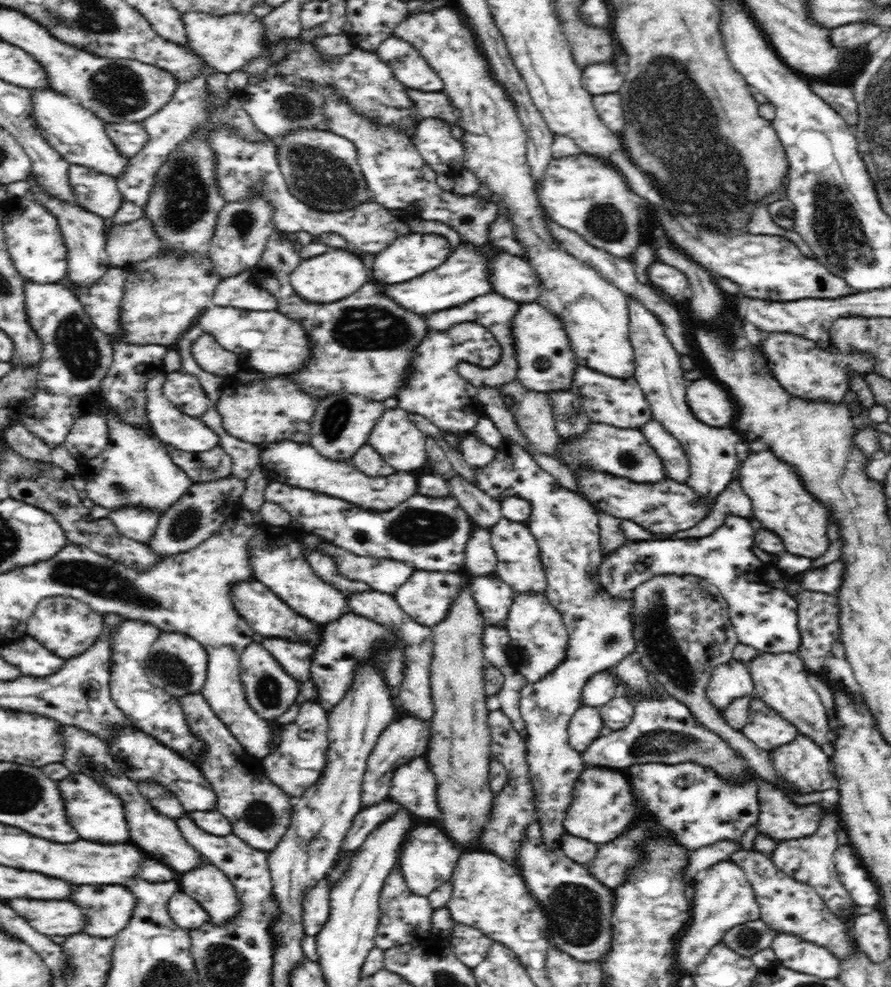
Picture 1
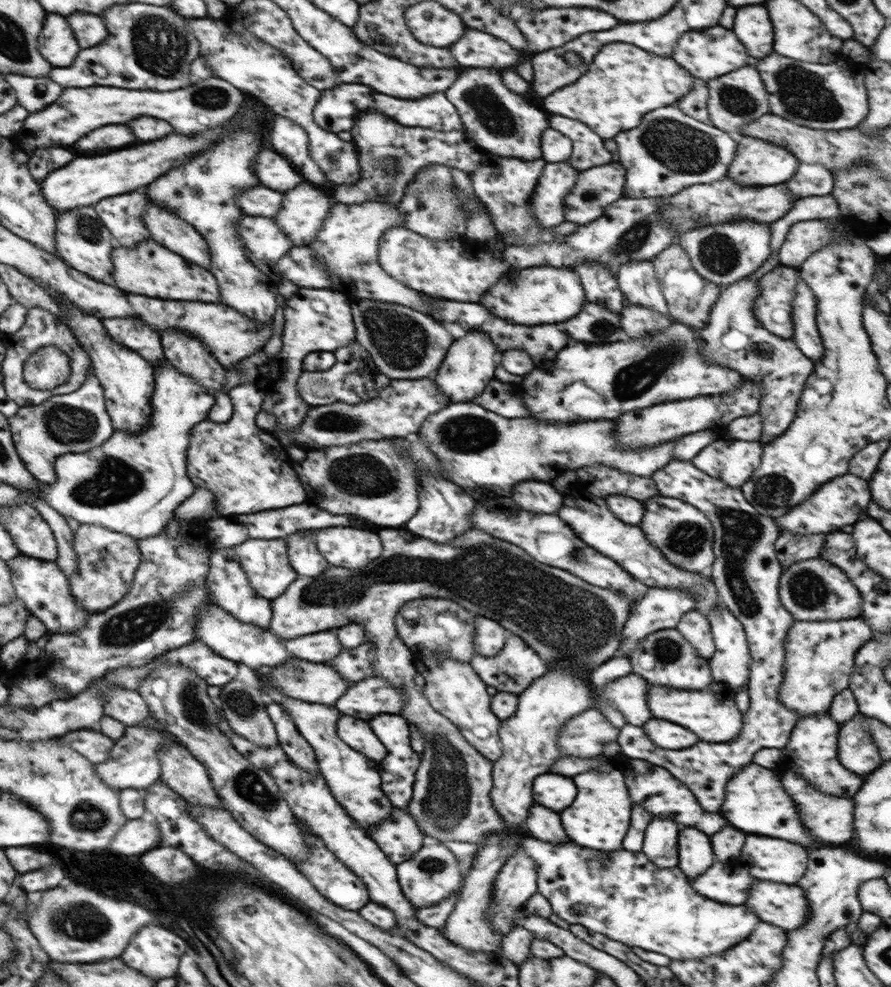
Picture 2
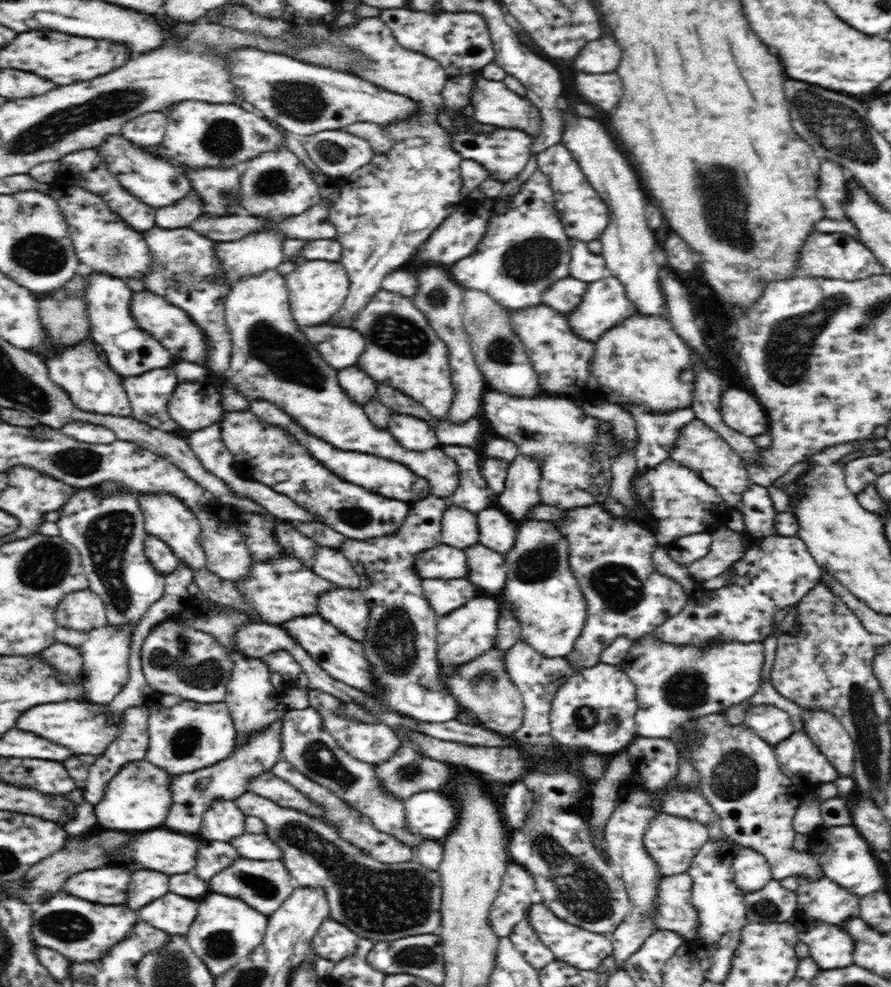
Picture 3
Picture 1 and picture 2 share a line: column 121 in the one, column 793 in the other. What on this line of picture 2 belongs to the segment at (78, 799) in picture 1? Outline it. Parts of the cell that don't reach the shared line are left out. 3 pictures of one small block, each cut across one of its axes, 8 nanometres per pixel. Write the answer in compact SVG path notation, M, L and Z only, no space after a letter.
M754 762L742 768L728 784L726 788L726 802L722 804L722 814L728 818L733 827L736 826L742 832L748 834L762 834L762 836L776 836L800 846L822 846L818 840L814 840L808 830L804 828L796 802L784 792L781 778L772 769L764 768Z

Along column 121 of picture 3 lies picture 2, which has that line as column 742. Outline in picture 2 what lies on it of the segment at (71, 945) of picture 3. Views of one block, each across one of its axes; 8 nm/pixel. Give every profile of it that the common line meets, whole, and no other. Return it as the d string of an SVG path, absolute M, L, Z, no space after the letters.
M528 835L518 844L536 864L538 893L550 902L554 914L570 925L581 924L588 930L602 933L612 940L658 952L672 960L700 960L708 956L722 956L738 942L746 940L748 934L754 932L756 925L761 921L760 917L746 906L728 906L698 895L688 884L689 880L686 880L684 872L680 872L679 867L657 868L648 856L644 856L644 852L618 849L618 852L610 852L608 856L570 844L574 843L569 841L551 844Z

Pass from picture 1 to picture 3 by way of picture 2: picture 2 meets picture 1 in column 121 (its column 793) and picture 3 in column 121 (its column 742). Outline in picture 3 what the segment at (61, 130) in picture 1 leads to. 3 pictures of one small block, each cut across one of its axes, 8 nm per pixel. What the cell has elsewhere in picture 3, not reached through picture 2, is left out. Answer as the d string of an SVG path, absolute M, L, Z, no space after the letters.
M120 135L109 136L108 140L94 149L112 176L115 176L128 192L155 209L177 203L193 190L190 180L182 172L181 167L176 167L165 158L145 152L128 139L122 139Z

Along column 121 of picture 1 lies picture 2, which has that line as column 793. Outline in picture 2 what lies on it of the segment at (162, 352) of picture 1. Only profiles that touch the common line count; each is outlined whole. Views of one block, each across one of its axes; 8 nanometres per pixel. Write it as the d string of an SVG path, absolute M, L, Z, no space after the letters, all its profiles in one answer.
M744 277L722 289L713 304L710 320L704 328L696 329L696 337L702 341L701 352L711 364L720 364L752 380L762 388L758 414L763 419L760 444L769 444L773 438L787 431L794 421L802 390L814 363L806 357L791 339L780 338L764 328L756 319L754 300L760 294L760 279Z

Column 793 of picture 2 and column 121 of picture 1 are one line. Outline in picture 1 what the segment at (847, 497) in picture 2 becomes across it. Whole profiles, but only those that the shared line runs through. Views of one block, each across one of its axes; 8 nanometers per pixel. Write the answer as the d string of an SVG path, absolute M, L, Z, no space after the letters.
M124 506L109 511L108 518L124 536L147 544L158 528L161 513L151 508L140 506Z

